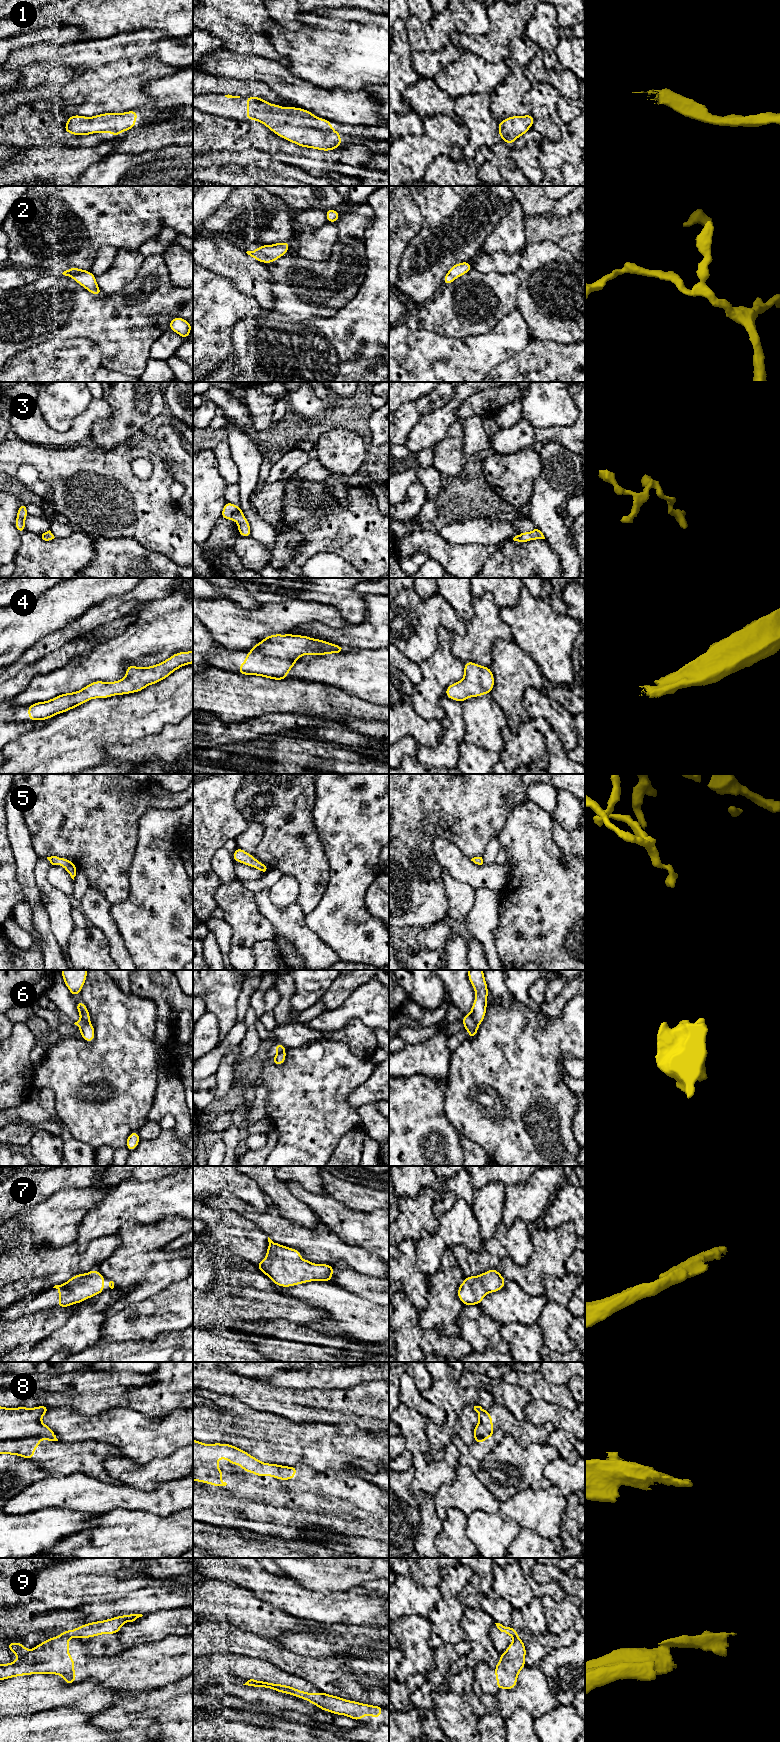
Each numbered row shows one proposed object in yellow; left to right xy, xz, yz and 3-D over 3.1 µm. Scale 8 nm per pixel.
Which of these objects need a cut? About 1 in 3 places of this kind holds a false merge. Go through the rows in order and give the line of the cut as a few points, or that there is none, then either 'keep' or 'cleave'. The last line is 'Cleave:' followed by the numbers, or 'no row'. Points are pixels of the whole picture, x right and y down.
1: no cut | keep
2: no cut | keep
3: no cut | keep
4: no cut | keep
5: no cut | keep
6: yz (471, 1016), (478, 1025) | cleave
7: no cut | keep
8: xy (44, 1428), (40, 1431), (30, 1423), (20, 1436), (0, 1439) | cleave
9: xy (61, 1634), (69, 1637) | cleave
Cleave: 6, 8, 9

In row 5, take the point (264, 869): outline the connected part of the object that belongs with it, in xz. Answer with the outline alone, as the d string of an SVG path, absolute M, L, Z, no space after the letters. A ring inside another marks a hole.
M237 847L237 849L232 854L232 858L235 862L240 862L244 865L248 865L250 867L260 870L263 875L265 875L270 870L268 866L264 865L259 860L256 860L253 855L247 853L239 847Z

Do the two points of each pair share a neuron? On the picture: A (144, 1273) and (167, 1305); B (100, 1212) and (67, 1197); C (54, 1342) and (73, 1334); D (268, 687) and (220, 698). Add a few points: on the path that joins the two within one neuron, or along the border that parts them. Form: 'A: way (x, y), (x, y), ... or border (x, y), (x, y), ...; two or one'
A: border (179, 1280), (170, 1283), (157, 1293), (137, 1301); two
B: border (108, 1192), (88, 1211), (78, 1228); two
C: way (59, 1341), (68, 1338); one
D: way (256, 696), (232, 697); one

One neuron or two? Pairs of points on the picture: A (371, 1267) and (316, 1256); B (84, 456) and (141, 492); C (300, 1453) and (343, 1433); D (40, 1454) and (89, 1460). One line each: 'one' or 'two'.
A: one
B: one
C: one
D: one

